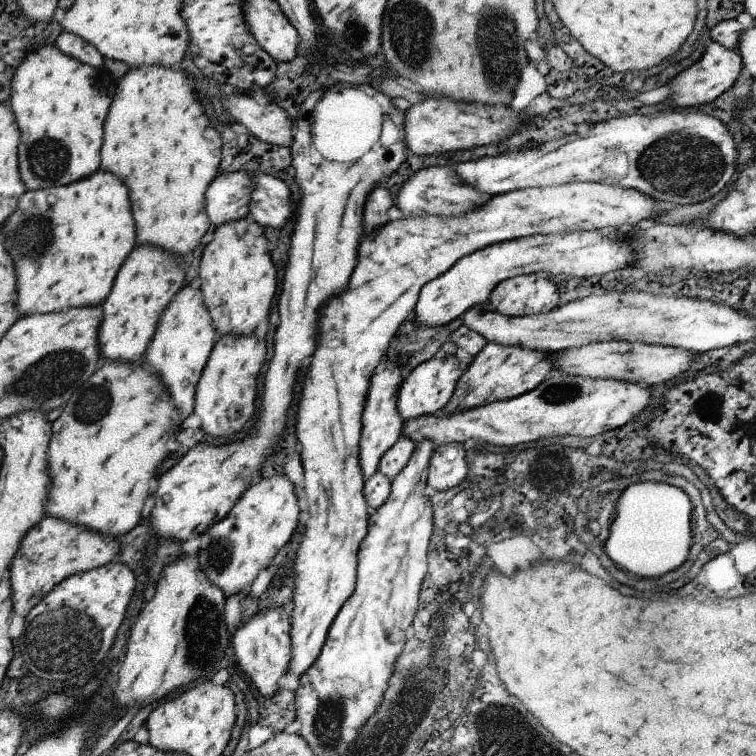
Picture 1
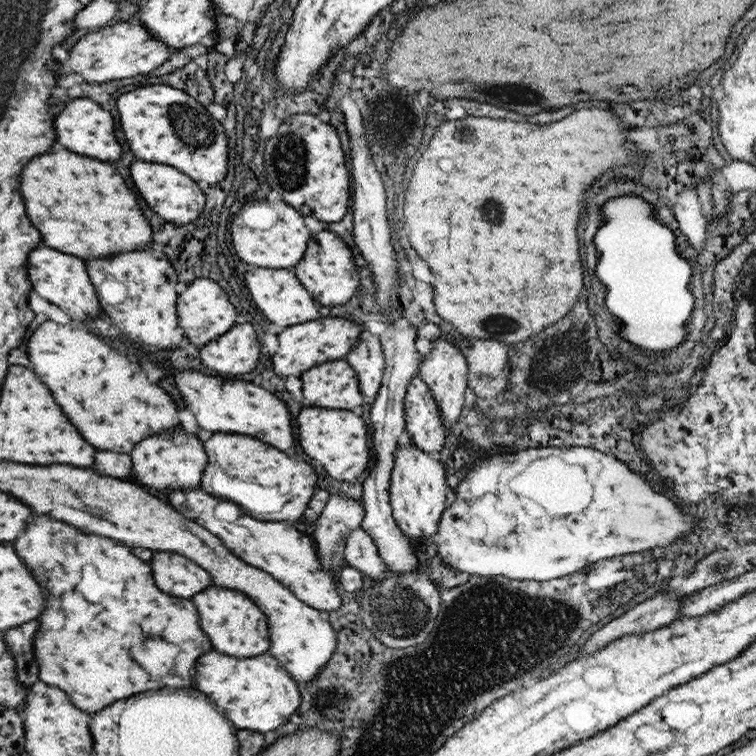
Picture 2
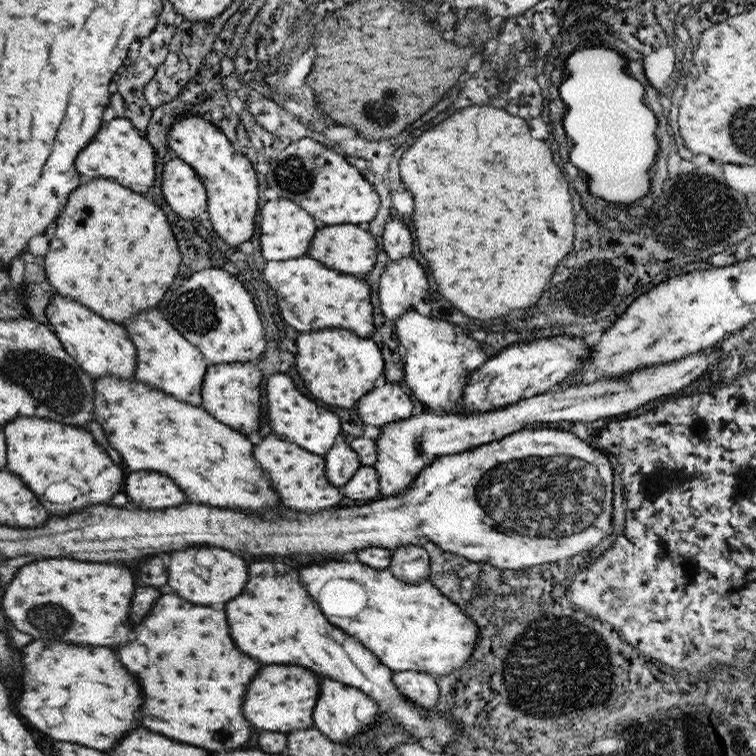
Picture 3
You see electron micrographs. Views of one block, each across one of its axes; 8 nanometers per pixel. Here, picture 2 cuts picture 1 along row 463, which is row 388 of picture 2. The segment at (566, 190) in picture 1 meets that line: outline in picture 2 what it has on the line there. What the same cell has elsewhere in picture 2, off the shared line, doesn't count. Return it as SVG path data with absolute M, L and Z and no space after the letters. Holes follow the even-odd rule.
M345 358L305 370L305 374L301 374L301 382L303 406L351 410L363 404L357 372Z

